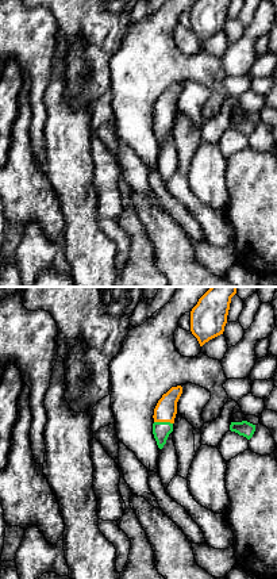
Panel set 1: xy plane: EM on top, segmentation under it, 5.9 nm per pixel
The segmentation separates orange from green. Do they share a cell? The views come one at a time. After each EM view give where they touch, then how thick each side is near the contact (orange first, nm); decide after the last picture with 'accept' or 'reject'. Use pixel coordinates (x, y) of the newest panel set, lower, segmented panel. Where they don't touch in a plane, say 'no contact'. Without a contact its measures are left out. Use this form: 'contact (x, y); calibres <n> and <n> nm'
contact (164, 421); calibres 130 and 110 nm

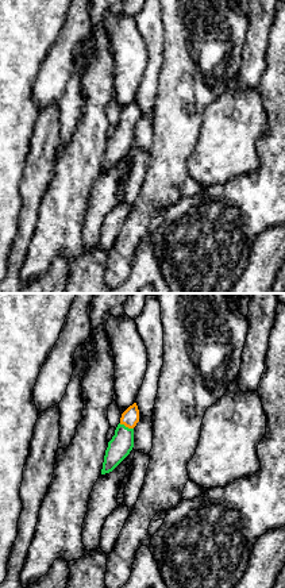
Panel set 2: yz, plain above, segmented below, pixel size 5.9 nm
contact (126, 426); calibres 100 and 140 nm

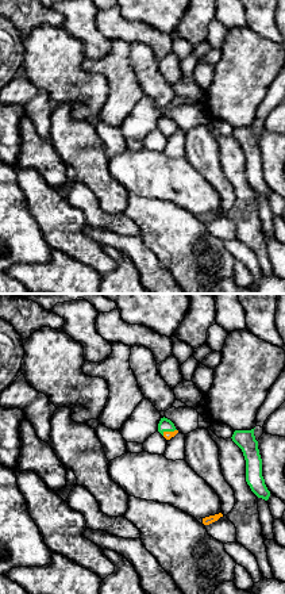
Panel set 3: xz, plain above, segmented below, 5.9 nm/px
contact (169, 432); calibres 50 and 80 nm

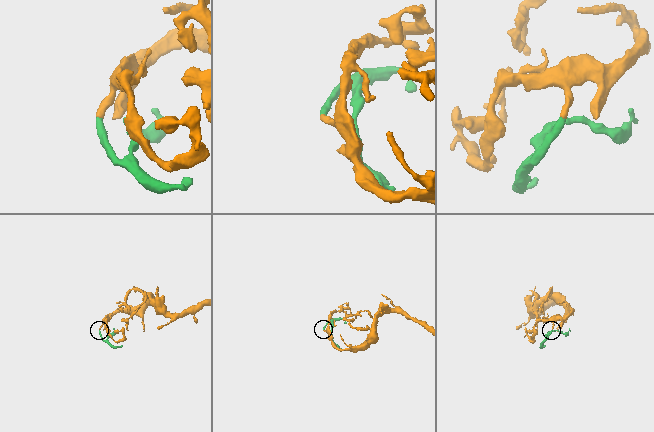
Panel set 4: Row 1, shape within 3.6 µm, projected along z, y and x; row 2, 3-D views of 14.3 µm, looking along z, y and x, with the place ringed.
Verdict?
accept

